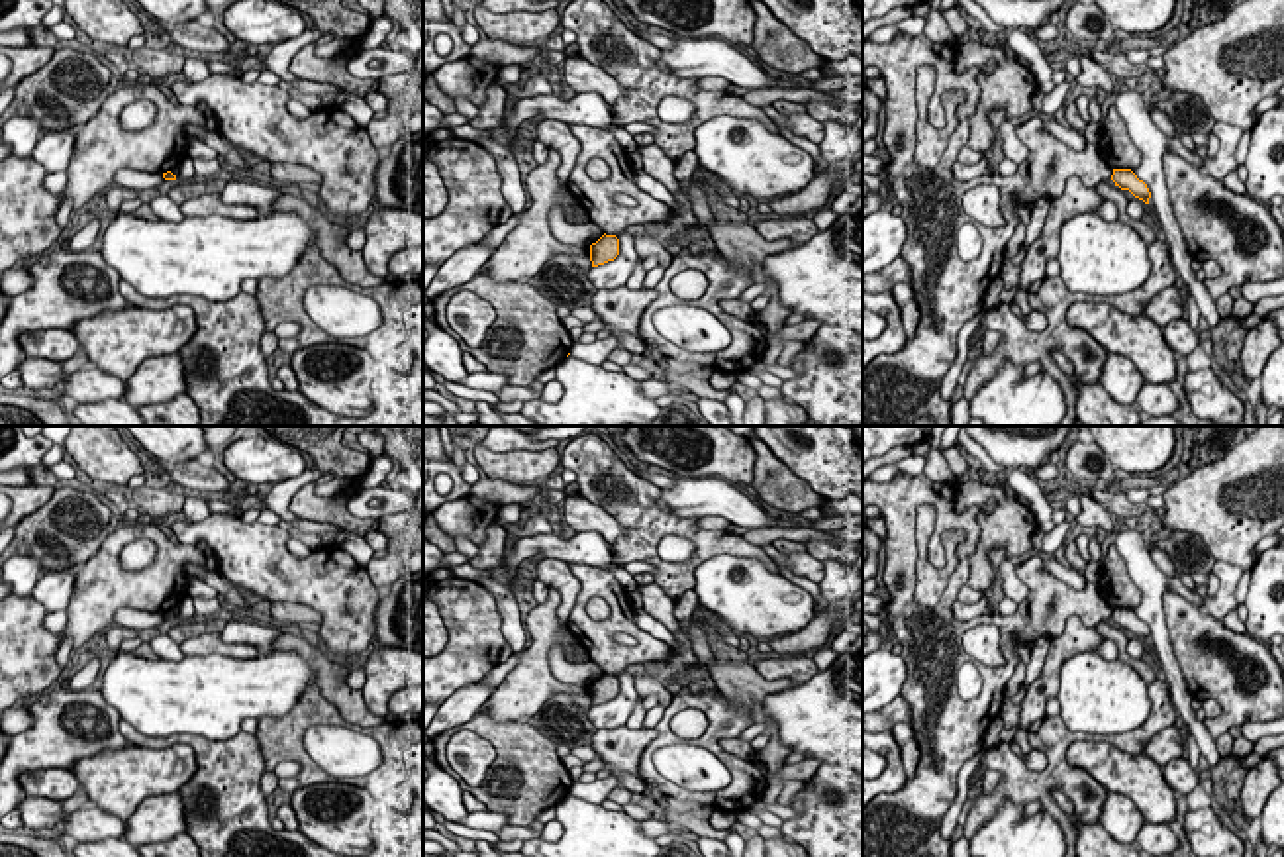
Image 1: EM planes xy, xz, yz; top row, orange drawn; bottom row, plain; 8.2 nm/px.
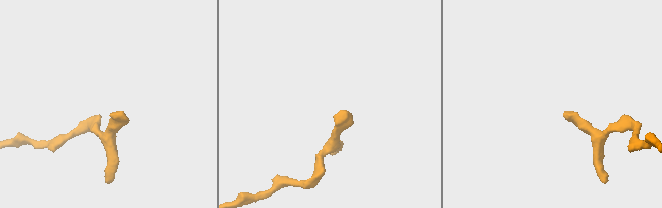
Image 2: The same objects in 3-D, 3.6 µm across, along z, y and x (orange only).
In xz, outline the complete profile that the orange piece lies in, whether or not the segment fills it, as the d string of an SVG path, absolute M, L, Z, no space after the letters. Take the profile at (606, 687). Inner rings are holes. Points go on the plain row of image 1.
M602 675L596 682L590 684L592 706L614 700L619 694L619 679L616 675Z

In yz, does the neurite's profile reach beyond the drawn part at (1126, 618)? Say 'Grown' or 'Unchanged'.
Unchanged

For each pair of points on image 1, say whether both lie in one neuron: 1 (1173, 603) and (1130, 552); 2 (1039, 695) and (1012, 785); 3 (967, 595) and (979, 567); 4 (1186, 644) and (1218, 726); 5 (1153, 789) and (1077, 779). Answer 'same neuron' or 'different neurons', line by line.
1: different neurons
2: different neurons
3: different neurons
4: same neuron
5: different neurons

